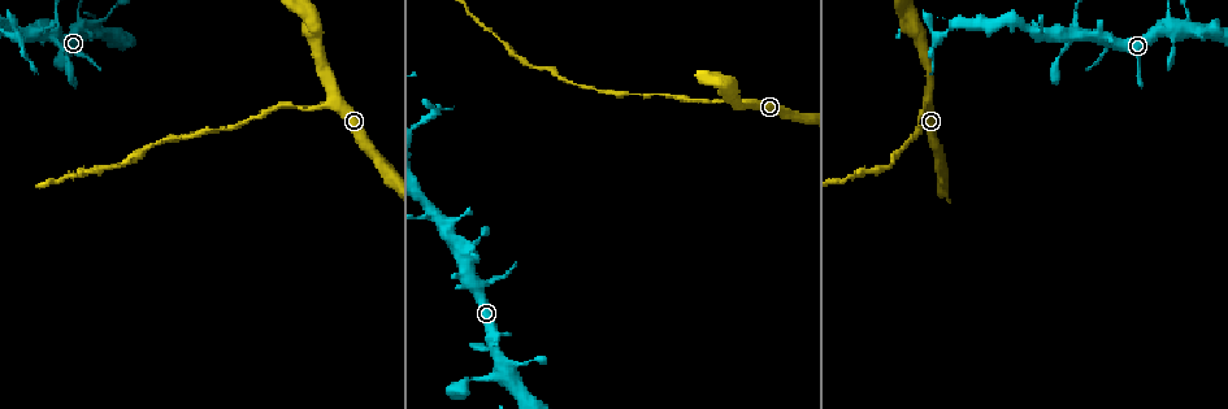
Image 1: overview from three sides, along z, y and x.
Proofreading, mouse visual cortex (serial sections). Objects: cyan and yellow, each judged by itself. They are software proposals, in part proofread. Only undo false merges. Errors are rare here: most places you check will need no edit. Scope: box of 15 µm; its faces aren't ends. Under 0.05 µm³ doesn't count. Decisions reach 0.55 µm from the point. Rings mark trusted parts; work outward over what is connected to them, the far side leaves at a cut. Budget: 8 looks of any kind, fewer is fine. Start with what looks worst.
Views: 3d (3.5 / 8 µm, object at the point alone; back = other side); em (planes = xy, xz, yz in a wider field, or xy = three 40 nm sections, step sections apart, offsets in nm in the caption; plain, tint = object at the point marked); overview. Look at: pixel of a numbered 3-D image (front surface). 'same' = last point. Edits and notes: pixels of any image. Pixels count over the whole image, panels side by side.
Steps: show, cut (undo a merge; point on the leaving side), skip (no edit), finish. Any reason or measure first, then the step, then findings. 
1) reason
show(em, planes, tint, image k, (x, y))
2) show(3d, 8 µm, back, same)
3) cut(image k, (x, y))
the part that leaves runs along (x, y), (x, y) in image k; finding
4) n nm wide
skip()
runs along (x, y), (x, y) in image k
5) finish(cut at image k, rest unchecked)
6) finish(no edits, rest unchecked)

four-way junction
show(3d, 3.5 µm, image 1, (462, 253))

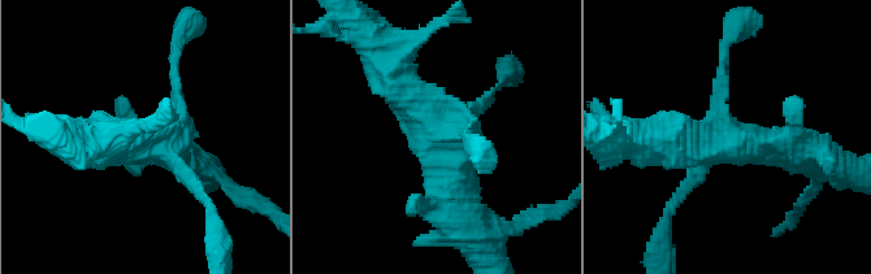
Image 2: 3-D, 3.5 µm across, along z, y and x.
4 arms; arms of 150, 200, 400, 500 nm
show(em, xy, step 3, tint, image 2, (723, 142))

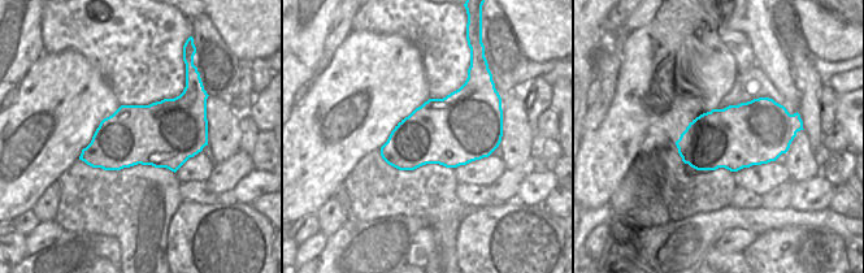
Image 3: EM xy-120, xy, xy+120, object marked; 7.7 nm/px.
550 nm wide
skip()
runs along (460, 222), (453, 146), (389, 69) in image 2; all the same cell

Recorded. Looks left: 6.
three-way junction
show(3d, 3.5 µm, image 1, (330, 102))

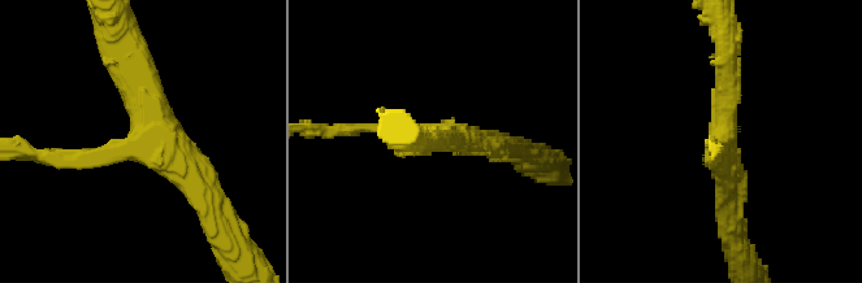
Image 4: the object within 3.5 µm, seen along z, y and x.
arms of 150, 300, 300 nm
skip()
one cell here

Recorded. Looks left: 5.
sharp bend
show(3d, 3.5 µm, back, image 1, (937, 40))

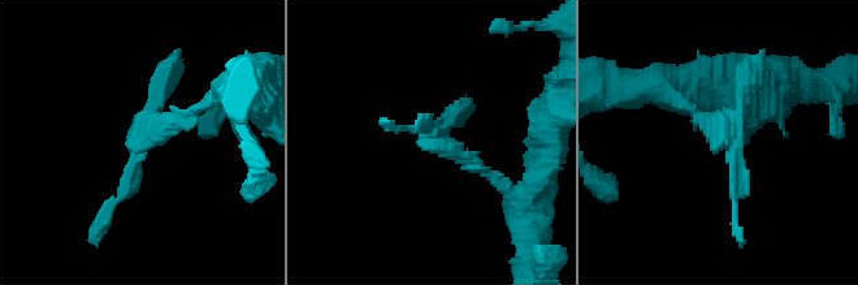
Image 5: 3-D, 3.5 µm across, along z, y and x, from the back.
shape alone is not enough
show(em, xy, step 3, tint, image 5, (719, 130))

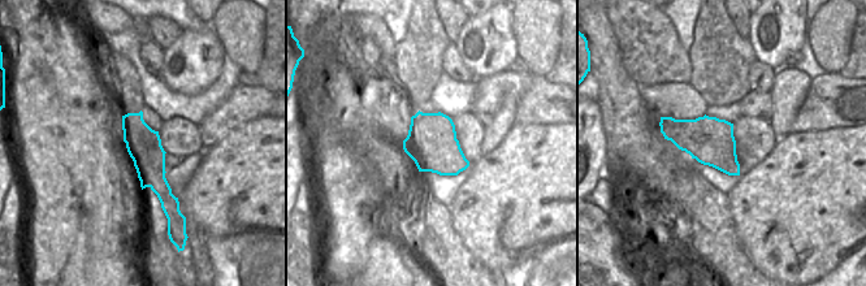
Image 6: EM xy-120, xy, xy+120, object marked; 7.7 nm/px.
cut(image 5, (739, 165))
the part that leaves runs along (156, 128), (152, 103), (177, 51) in image 5; two cells meet here

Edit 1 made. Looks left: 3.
finish(cut at image 5, rest unchecked)

